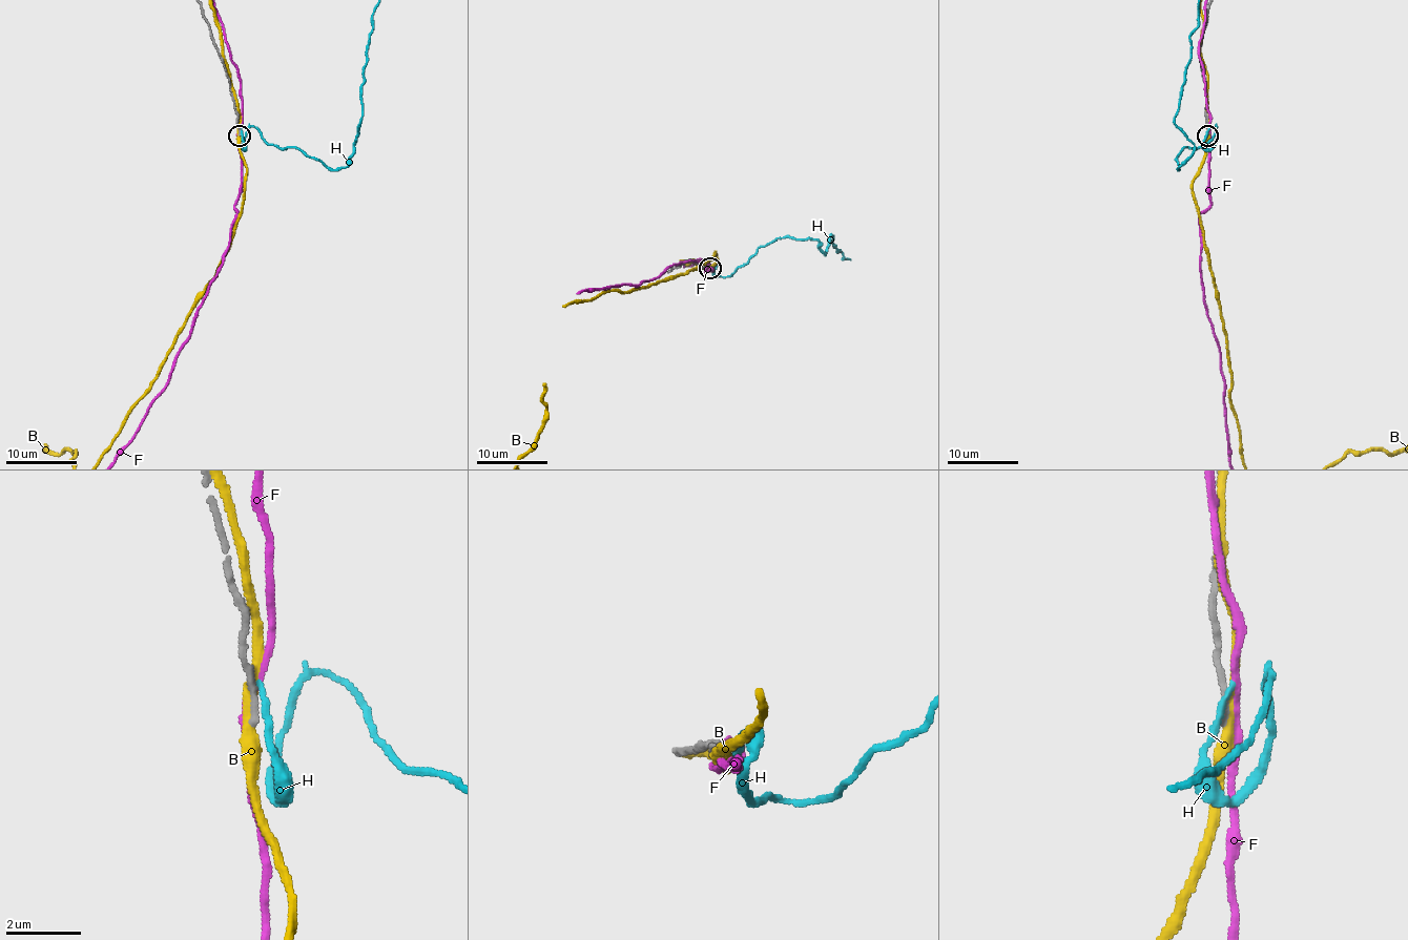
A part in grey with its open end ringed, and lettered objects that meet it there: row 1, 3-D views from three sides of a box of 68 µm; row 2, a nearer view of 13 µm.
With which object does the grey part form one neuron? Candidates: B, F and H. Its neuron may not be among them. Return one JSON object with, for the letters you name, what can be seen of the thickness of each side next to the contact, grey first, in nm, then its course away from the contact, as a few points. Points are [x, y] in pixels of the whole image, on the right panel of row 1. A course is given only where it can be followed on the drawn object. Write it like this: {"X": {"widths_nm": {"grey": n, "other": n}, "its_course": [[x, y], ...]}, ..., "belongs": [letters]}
{"belongs": []}

